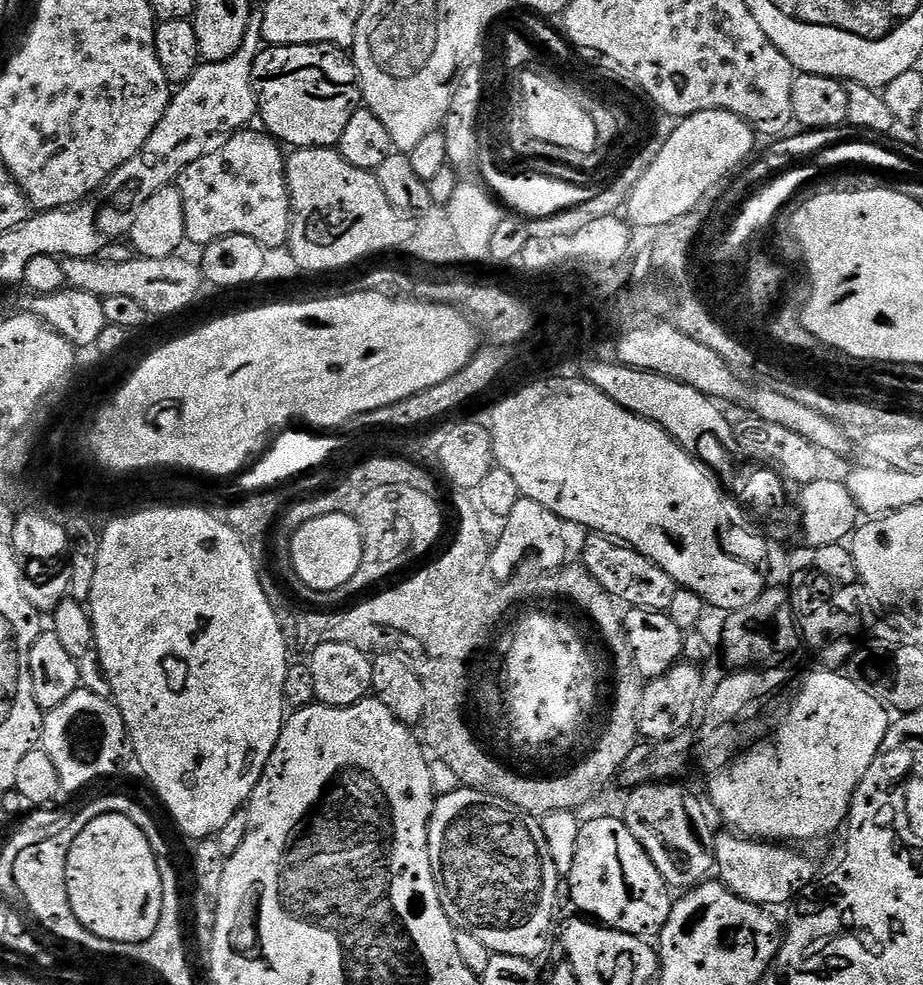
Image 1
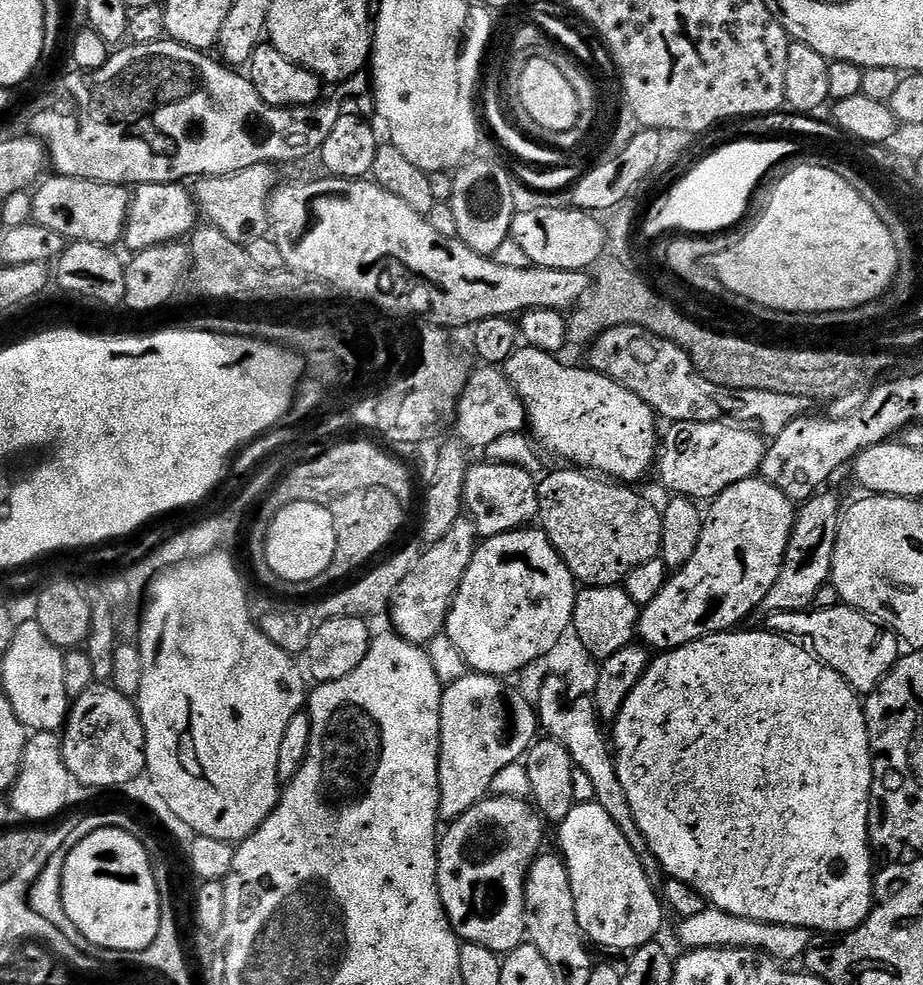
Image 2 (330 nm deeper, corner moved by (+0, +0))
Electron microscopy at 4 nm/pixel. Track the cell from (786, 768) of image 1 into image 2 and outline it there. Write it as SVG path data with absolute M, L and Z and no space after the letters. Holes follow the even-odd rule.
M729 630L726 632L715 632L712 636L703 636L694 642L690 642L681 648L664 650L660 656L649 663L648 669L644 671L644 677L630 690L622 710L616 716L614 727L611 729L610 740L614 745L614 759L618 770L618 782L622 782L622 790L626 790L626 802L630 802L630 810L634 810L634 822L638 822L638 830L642 830L642 838L650 846L654 858L662 866L665 877L686 882L686 886L693 888L699 896L711 907L726 914L737 915L738 918L752 919L754 922L781 924L782 926L802 927L819 932L840 932L847 934L854 931L856 927L864 923L874 903L874 853L868 834L868 815L872 809L872 747L868 741L868 723L864 717L864 705L858 693L848 685L839 674L832 668L826 667L821 660L817 660L809 649L799 645L795 640L789 640L787 636L776 636L767 630L761 632L740 632L744 630Z

